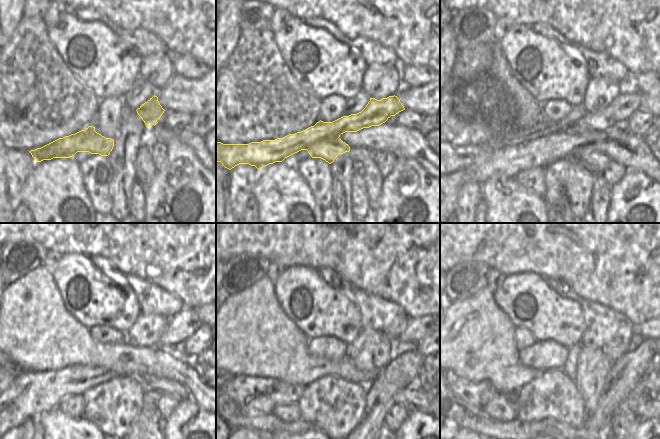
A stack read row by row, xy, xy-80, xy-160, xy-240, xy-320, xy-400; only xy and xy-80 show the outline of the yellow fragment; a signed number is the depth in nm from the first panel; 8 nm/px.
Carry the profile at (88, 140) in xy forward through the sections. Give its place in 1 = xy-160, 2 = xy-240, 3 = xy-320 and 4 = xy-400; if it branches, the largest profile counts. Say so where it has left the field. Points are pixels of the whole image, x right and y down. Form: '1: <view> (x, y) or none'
1: xy-160 (629, 100)
2: xy-240 (181, 326)
3: xy-320 (417, 329)
4: xy-400 (643, 329)

